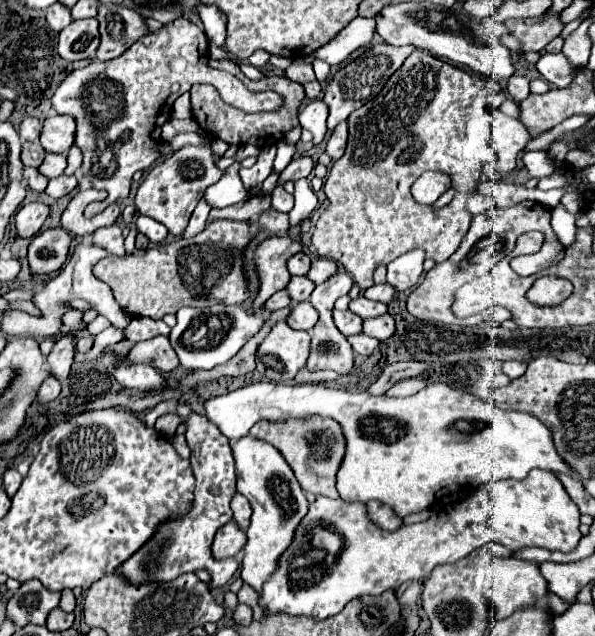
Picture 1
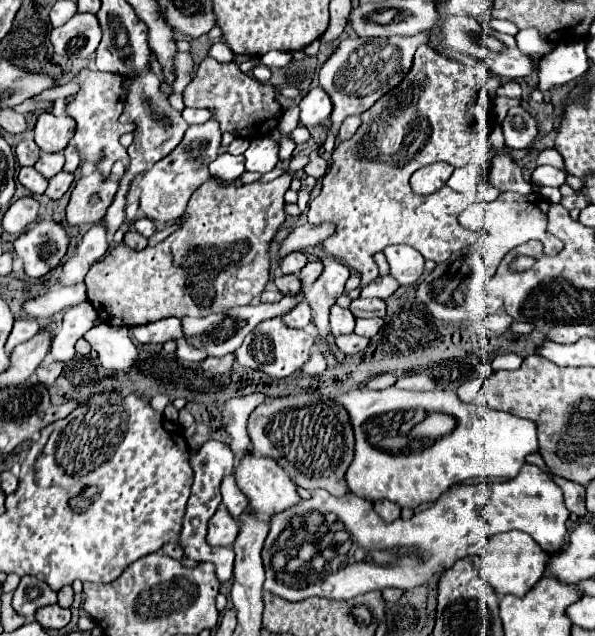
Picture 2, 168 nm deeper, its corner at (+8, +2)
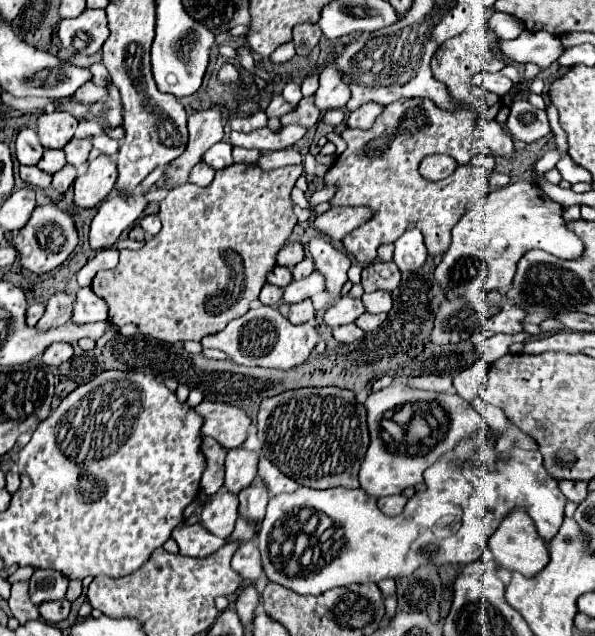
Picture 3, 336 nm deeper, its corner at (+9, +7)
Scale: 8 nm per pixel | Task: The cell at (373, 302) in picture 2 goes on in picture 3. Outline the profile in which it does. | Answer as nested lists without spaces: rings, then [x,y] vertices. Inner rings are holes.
[[[374,291],[364,293],[362,303],[368,313],[388,313],[392,309],[392,297],[388,291]]]

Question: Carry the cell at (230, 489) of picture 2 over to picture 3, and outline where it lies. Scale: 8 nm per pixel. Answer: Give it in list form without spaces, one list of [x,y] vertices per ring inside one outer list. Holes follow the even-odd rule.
[[[244,447],[232,449],[226,455],[226,475],[224,475],[224,487],[238,495],[244,487],[250,487],[252,481],[256,479],[256,463],[258,463],[260,453],[258,451],[248,451]]]

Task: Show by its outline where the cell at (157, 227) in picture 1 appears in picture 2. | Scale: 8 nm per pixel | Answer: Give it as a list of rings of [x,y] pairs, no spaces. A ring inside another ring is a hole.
[[[141,216],[141,218],[137,218],[133,226],[135,226],[135,230],[137,230],[137,232],[141,232],[145,238],[149,238],[149,236],[155,232],[155,224],[153,224],[149,218],[143,218],[143,216]]]

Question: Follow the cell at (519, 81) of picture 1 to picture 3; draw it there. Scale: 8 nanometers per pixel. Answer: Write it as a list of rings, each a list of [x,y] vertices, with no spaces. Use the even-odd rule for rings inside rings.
[[[478,73],[478,75],[474,75],[474,83],[490,89],[492,93],[496,93],[500,97],[504,97],[514,87],[514,83],[508,77],[502,77],[500,73]]]

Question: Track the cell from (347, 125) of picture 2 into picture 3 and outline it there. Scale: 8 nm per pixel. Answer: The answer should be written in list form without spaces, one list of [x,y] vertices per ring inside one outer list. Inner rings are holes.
[[[366,103],[364,107],[352,111],[346,123],[348,123],[348,127],[352,127],[352,129],[368,129],[368,127],[372,127],[374,119],[376,119],[380,113],[382,113],[382,105],[378,105],[378,103]]]

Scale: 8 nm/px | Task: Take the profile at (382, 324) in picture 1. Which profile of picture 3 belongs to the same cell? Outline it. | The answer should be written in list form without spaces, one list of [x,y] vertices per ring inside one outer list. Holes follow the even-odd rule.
[[[362,313],[362,315],[356,319],[356,325],[358,325],[362,331],[372,331],[372,329],[376,329],[384,319],[386,319],[386,313],[380,313],[380,315]]]

